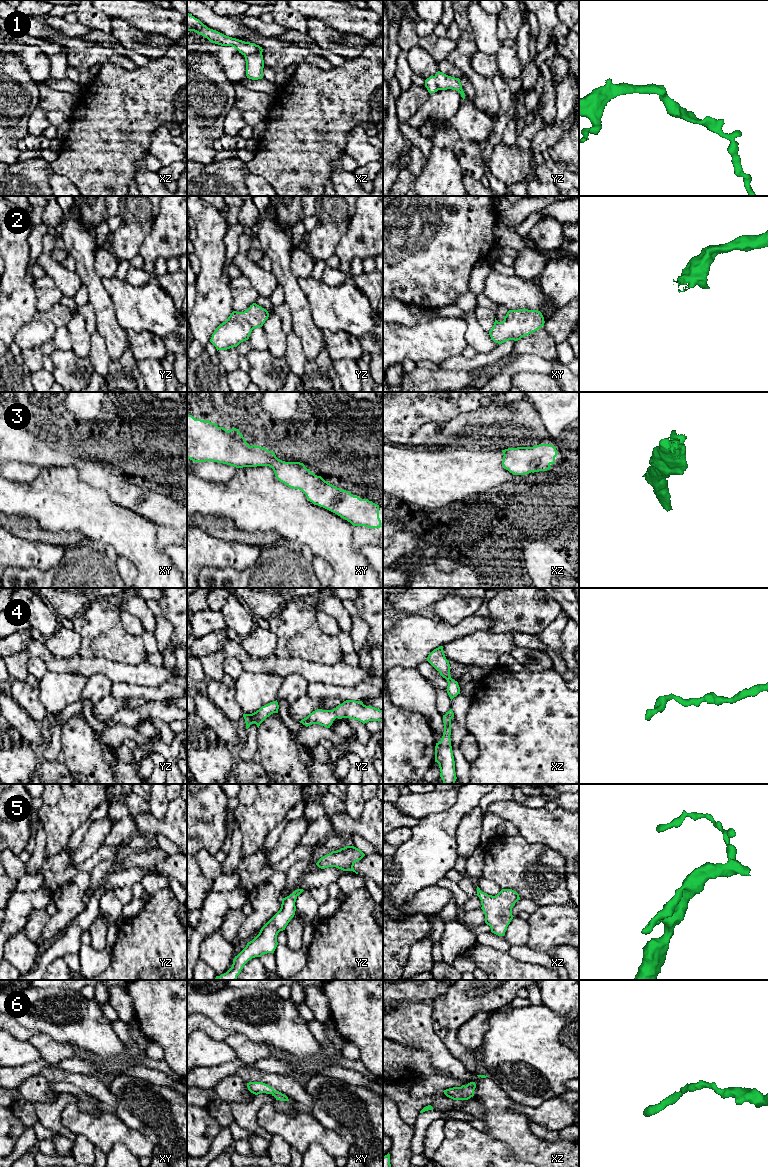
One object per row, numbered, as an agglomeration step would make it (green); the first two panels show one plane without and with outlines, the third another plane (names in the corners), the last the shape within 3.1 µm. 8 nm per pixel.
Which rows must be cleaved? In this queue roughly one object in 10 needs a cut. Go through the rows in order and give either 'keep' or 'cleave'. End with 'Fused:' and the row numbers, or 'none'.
1: keep
2: keep
3: keep
4: keep
5: keep
6: keep
Fused: none

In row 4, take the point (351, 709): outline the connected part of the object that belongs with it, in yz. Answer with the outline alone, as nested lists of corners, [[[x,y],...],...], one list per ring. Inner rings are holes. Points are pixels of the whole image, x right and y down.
[[[346,700],[333,710],[317,709],[299,722],[306,727],[312,724],[319,724],[330,728],[336,718],[354,719],[363,724],[369,721],[383,721],[383,710],[366,706],[362,701]]]

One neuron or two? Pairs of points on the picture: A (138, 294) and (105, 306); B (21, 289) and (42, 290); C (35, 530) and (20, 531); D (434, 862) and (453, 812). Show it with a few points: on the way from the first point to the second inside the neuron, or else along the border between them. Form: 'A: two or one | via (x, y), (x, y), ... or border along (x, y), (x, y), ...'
A: two | border along (102, 283), (111, 300), (116, 321), (120, 326)
B: two | border along (34, 289), (35, 306), (38, 310)
C: one | via (31, 530), (24, 530)
D: one | via (434, 850), (434, 836), (445, 824)

